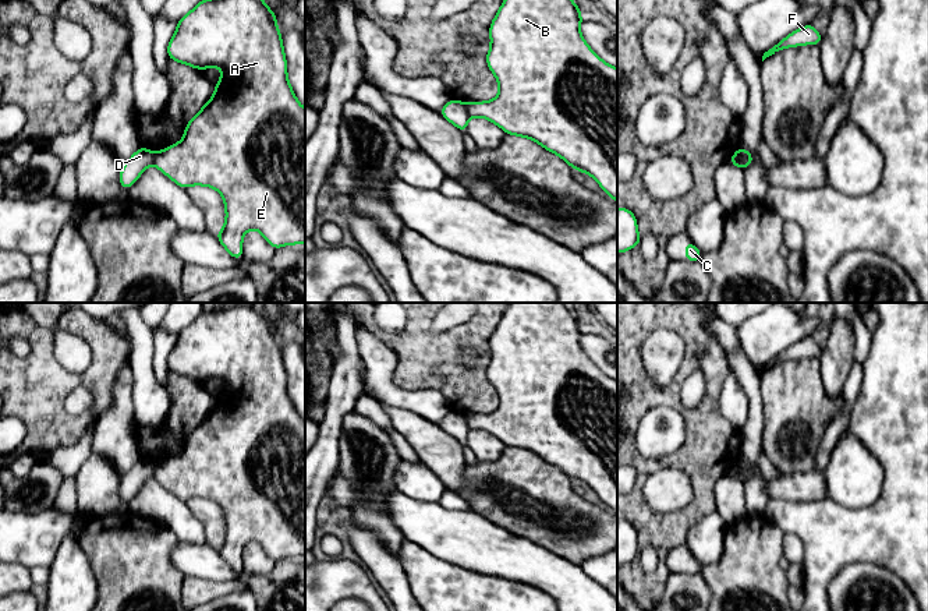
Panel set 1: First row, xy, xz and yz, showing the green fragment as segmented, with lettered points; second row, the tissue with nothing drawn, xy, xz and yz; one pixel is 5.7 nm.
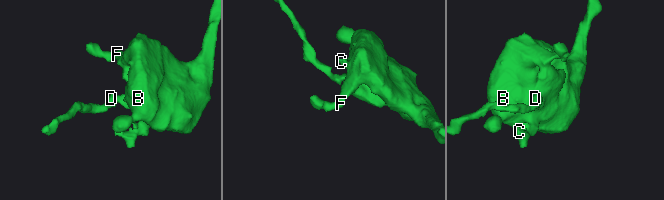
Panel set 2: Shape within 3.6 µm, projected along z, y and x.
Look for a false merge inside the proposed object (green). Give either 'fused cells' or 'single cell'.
fused cells

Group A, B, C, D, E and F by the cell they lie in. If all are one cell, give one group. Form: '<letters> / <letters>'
A B C E F / D

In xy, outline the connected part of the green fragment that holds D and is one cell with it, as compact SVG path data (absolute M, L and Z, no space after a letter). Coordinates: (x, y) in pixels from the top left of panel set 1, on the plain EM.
M139 459L138 463L124 476L120 485L120 498L128 502L141 488L141 485L155 474L153 463Z

